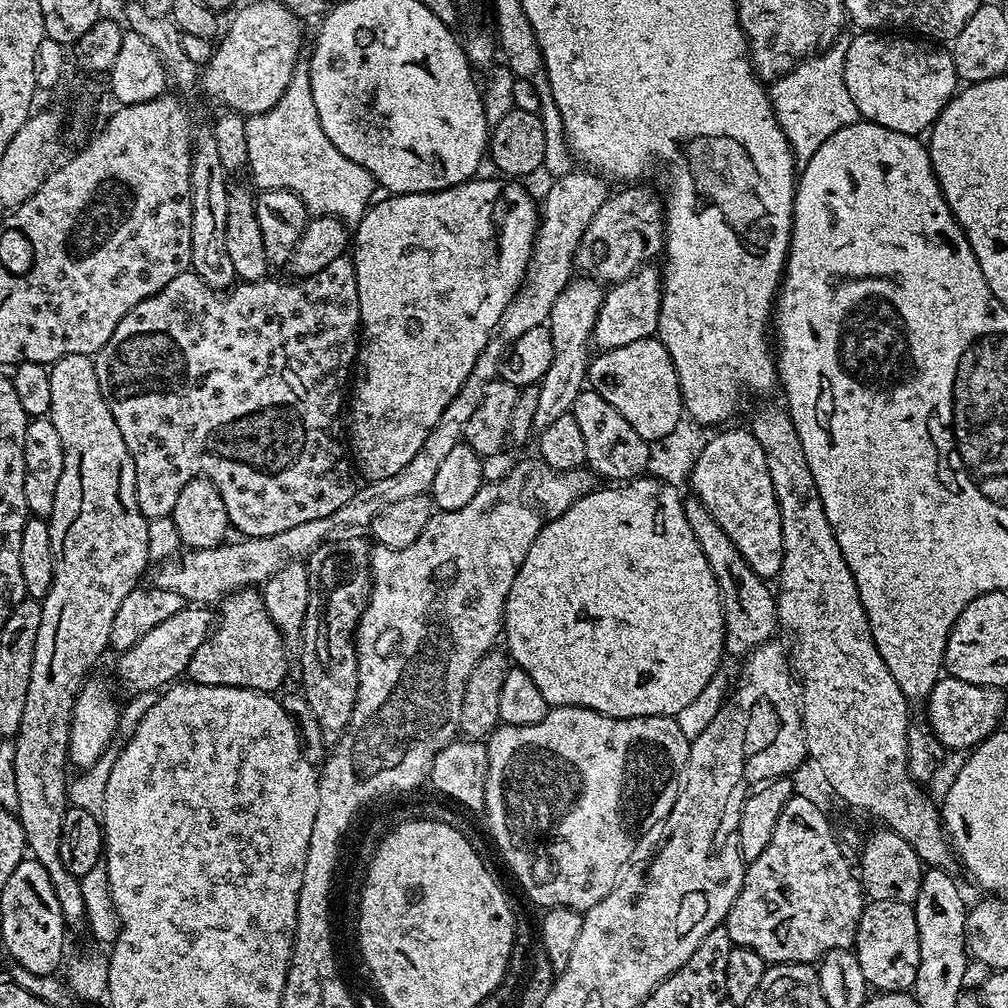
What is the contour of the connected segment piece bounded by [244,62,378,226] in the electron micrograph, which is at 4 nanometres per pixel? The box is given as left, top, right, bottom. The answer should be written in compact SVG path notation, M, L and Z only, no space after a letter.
M297 63L294 74L290 78L290 84L265 112L259 112L247 117L244 121L246 126L246 148L248 150L247 171L252 172L252 180L257 184L257 189L285 188L292 192L308 208L312 216L336 216L349 226L360 223L365 212L373 203L372 191L377 191L378 185L372 176L358 162L350 162L330 138L326 138L326 130L322 130L322 122L318 118L318 106L314 106L314 90L310 90L310 74L307 63Z

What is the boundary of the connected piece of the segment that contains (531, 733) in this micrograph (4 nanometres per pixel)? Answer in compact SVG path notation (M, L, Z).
M566 704L553 707L538 722L533 724L505 724L487 737L488 745L488 773L484 787L483 811L488 812L488 828L504 855L510 871L516 875L518 883L524 887L524 892L536 904L543 906L561 906L587 910L592 908L610 894L613 883L620 879L621 872L637 855L641 847L640 839L648 831L655 829L670 814L680 789L680 778L688 761L689 737L684 737L680 729L679 719L671 716L607 716L596 712L593 708L584 708L579 704Z

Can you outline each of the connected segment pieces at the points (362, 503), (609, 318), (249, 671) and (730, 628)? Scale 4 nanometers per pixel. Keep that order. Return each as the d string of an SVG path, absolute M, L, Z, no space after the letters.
M432 426L430 432L426 436L422 447L398 470L396 474L392 474L389 478L382 478L374 481L367 481L364 487L353 489L350 501L344 503L334 512L334 514L324 517L324 537L329 539L336 531L342 528L358 528L364 526L369 527L374 514L386 506L390 502L398 501L401 498L408 498L423 495L427 493L434 482L434 477L445 457L452 451L452 448L461 443L463 436L458 432L436 432L436 427Z
M652 267L639 268L638 271L630 274L630 278L619 280L603 293L601 308L598 310L591 338L591 343L600 352L609 352L618 346L630 346L630 342L638 342L647 336L657 335L662 272L659 267Z
M257 610L241 624L213 627L208 637L194 650L188 663L187 679L194 684L225 684L235 688L256 688L272 692L284 680L288 668L284 665L284 637L263 611Z
M695 498L684 500L684 518L687 528L696 540L698 551L706 558L710 570L716 579L720 591L720 609L724 615L724 639L752 640L751 642L768 642L778 632L776 619L776 597L773 589L768 589L765 577L755 572L748 560L730 542L730 538L718 526L718 522L706 510L702 501Z

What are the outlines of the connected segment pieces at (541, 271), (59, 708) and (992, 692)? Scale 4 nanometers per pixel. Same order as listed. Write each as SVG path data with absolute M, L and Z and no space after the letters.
M580 170L584 172L568 172L565 176L560 176L548 188L548 193L544 196L544 204L538 208L538 227L536 230L536 238L532 246L532 258L528 261L528 274L520 289L514 294L514 298L506 306L506 310L502 310L502 318L498 322L498 326L492 332L492 336L486 342L486 346L482 350L482 354L478 354L478 358L474 362L474 366L470 370L470 374L466 374L466 382L462 382L460 389L462 394L484 394L486 386L491 380L497 379L500 371L500 361L507 354L511 345L516 339L520 338L526 330L531 327L547 325L549 316L554 302L563 290L569 284L574 276L574 261L576 258L576 247L580 245L580 238L586 226L590 224L590 218L594 218L594 214L598 210L598 206L602 206L602 202L607 200L610 195L609 181L603 175L597 174L592 170Z
M66 354L49 371L51 399L50 418L62 438L64 461L62 474L58 478L58 488L54 494L52 513L46 517L50 530L50 550L54 556L54 576L52 585L44 595L40 605L42 622L34 642L34 658L30 666L30 686L26 690L25 709L22 722L14 738L14 776L18 793L17 813L23 828L25 847L33 859L50 875L54 894L57 895L59 908L64 921L72 926L85 919L85 906L80 892L80 879L67 870L60 860L59 840L64 811L68 807L67 785L68 744L73 706L88 667L109 647L110 626L122 598L130 594L141 583L140 575L150 564L147 552L147 530L149 521L138 510L136 497L136 471L130 450L102 398L98 386L98 374L92 356Z
M944 674L930 690L927 727L948 750L971 750L999 727L999 720L1006 710L1007 693L1001 688L962 682Z

